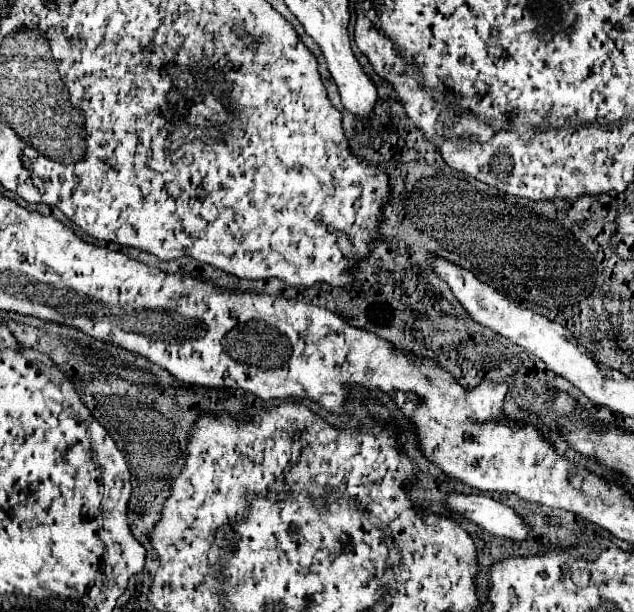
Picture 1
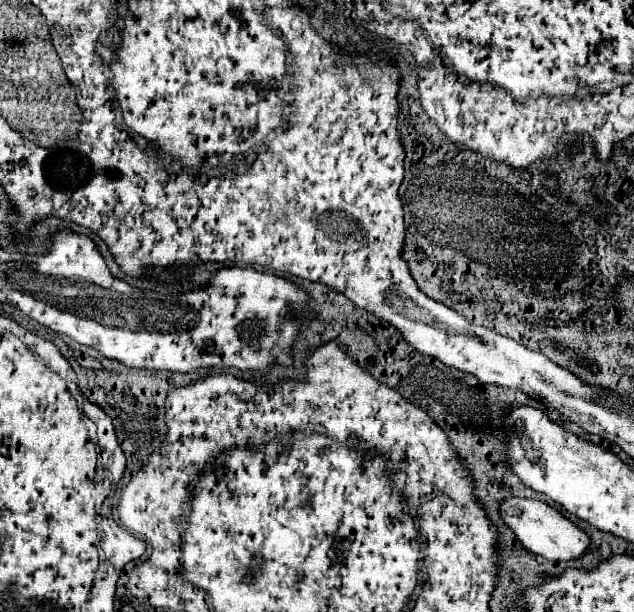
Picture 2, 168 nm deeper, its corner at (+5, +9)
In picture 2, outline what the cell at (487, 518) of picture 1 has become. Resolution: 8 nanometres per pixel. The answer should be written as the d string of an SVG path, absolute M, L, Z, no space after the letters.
M507 498L501 502L501 518L517 534L517 538L523 542L523 546L529 552L539 554L539 556L553 560L553 562L581 558L591 546L591 538L583 528L579 528L575 522L565 518L559 510L547 506L541 500Z

